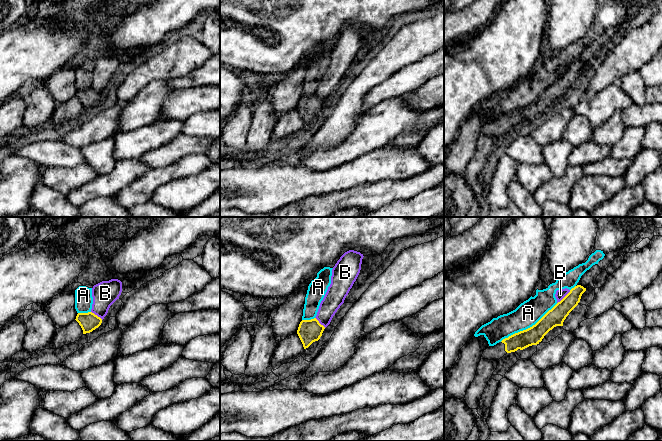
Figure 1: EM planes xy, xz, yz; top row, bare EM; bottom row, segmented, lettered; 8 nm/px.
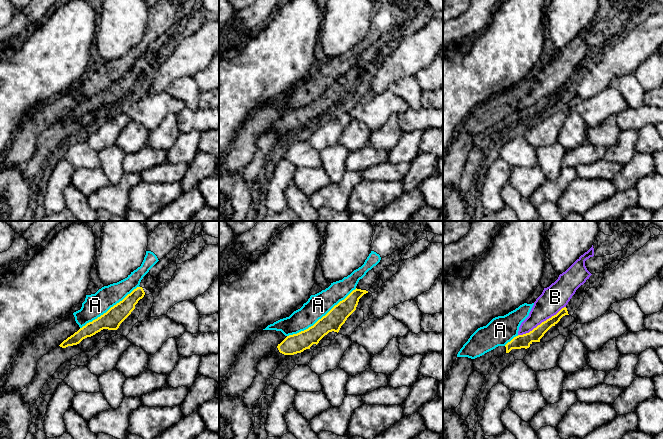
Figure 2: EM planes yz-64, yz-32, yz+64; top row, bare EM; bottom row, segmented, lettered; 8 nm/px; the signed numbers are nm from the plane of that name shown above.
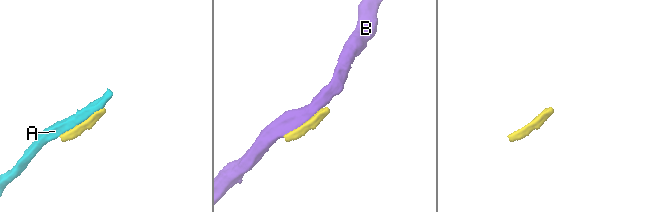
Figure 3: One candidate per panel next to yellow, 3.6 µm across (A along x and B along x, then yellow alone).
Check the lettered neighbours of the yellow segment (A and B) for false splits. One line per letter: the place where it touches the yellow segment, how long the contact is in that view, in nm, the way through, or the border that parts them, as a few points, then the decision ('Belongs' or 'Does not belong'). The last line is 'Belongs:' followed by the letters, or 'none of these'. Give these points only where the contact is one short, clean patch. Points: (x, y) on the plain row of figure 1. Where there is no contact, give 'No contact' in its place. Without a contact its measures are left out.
A: Touches yellow at yz (528, 104). Shared border 550 nm. Does not belong
B: Touches yellow at yz (564, 73). Shared border 160 nm. Does not belong
Belongs: none of these

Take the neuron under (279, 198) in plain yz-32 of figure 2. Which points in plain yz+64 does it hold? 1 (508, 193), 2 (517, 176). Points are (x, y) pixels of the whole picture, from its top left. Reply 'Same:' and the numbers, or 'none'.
Same: none

